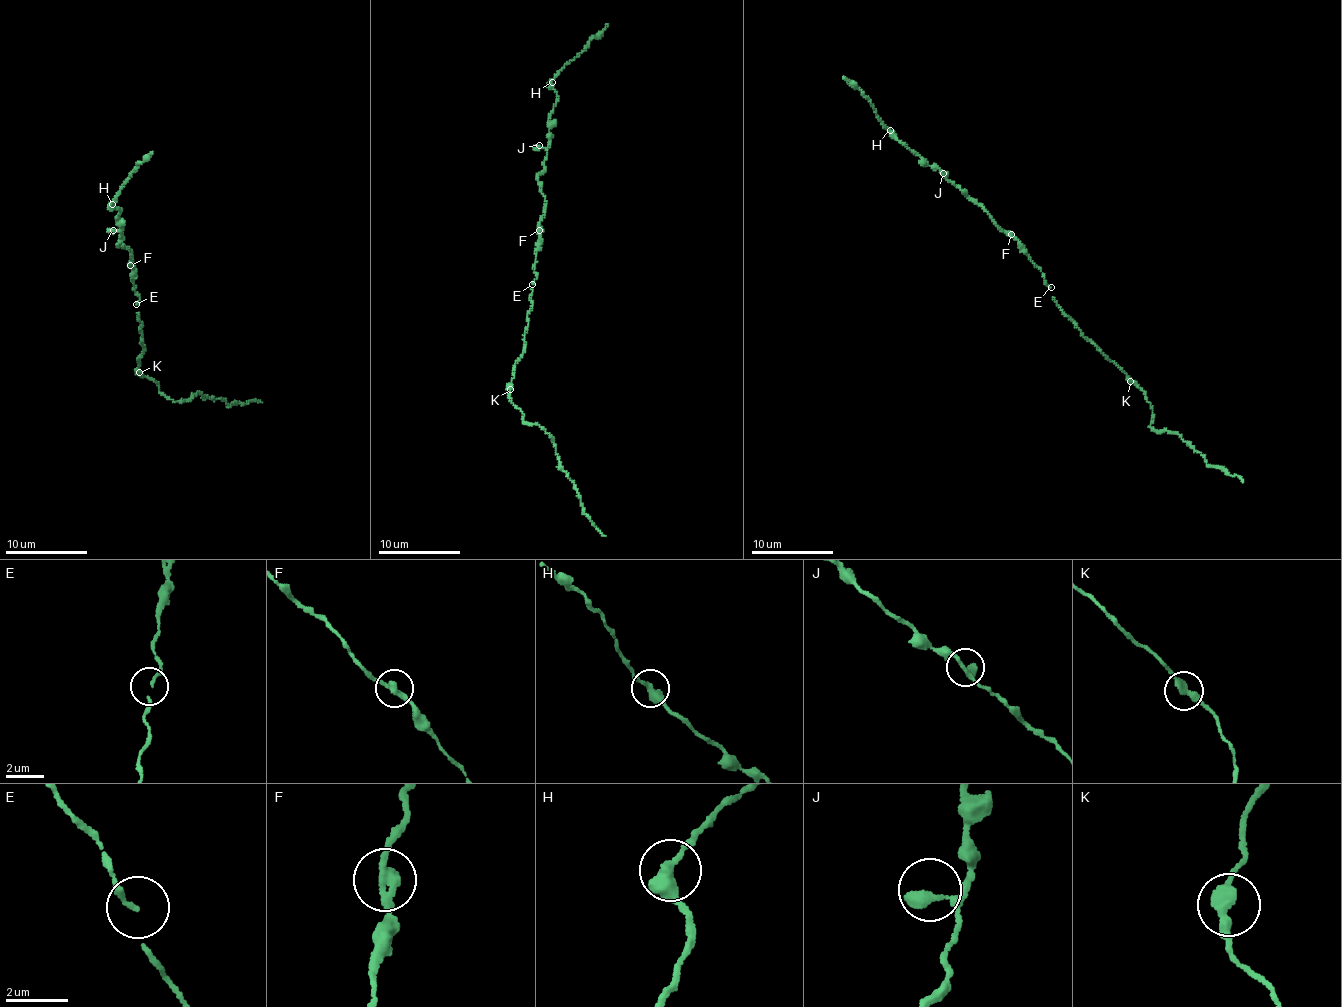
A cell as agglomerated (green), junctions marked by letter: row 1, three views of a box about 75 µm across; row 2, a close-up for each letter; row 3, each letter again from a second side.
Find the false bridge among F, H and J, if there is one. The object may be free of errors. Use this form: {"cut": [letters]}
{"cut": []}

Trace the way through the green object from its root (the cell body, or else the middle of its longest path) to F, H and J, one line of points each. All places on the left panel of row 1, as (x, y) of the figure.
F: (136, 304), (140, 301), (139, 294), (135, 291), (131, 266)
H: (136, 304), (139, 294), (135, 291), (129, 250), (119, 245), (120, 212), (112, 204)
J: (136, 304), (140, 301), (139, 294), (135, 291), (129, 250), (119, 245), (122, 232), (113, 230)

